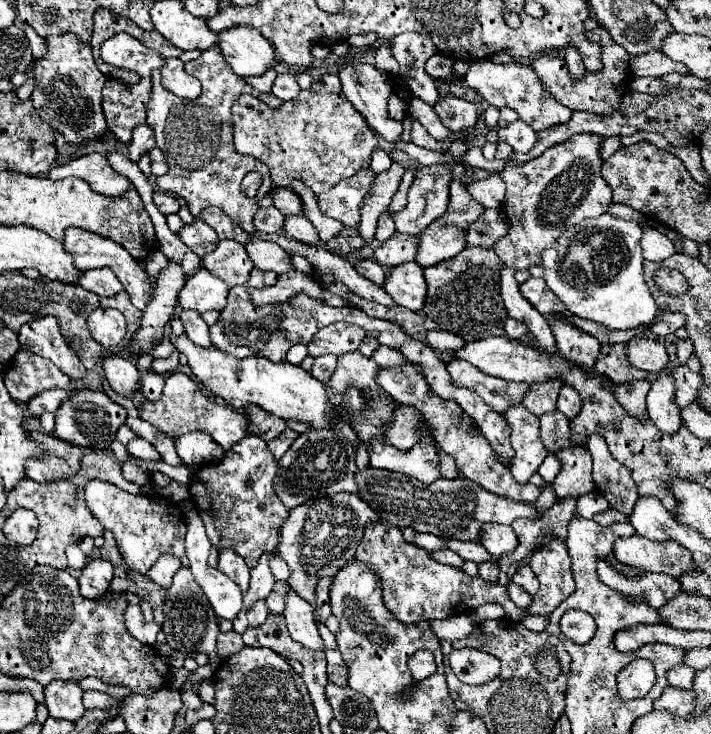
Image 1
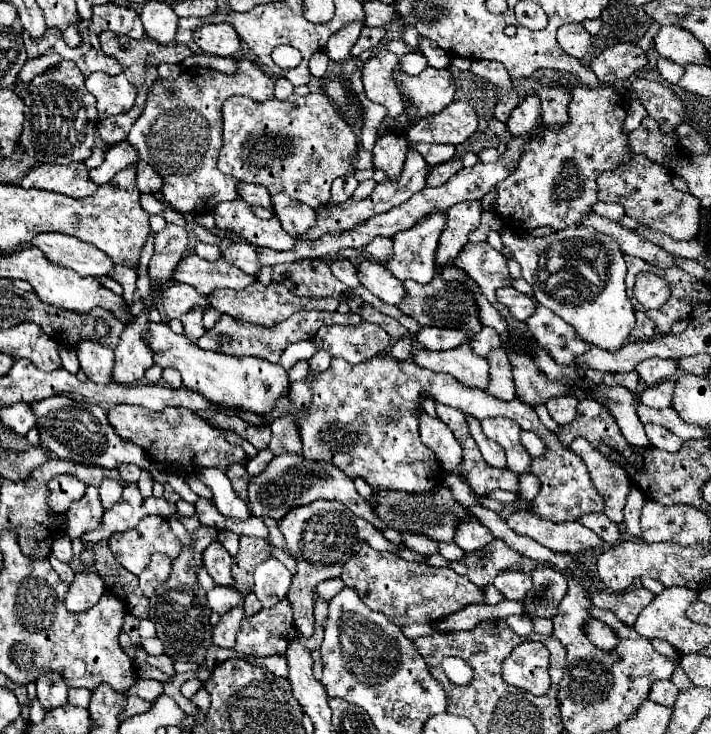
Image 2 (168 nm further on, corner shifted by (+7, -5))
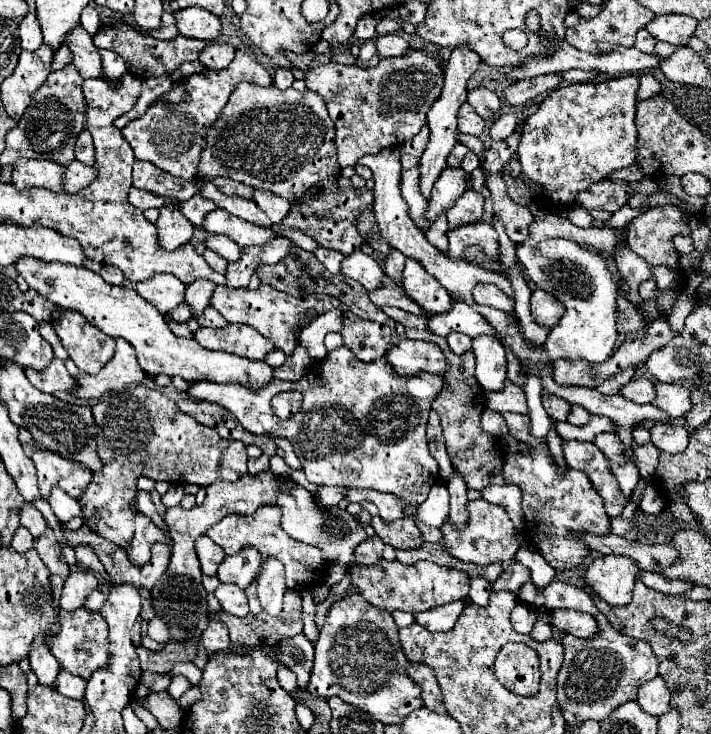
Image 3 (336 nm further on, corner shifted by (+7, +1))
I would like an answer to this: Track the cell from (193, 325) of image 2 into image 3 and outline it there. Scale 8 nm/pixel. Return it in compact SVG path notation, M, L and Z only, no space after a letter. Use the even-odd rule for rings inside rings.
M197 279L195 283L187 285L185 289L185 303L189 303L189 307L193 309L193 317L201 317L201 313L209 307L209 299L213 295L215 283L207 281L207 279Z

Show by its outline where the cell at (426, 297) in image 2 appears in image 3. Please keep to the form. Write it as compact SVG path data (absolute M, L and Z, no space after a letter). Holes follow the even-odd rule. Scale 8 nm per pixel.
M383 277L383 287L377 289L377 291L371 291L369 293L371 301L377 305L377 307L385 307L385 305L391 305L391 307L399 307L407 313L415 313L415 315L423 315L425 311L415 305L415 301L405 293L403 285L397 285L391 277Z

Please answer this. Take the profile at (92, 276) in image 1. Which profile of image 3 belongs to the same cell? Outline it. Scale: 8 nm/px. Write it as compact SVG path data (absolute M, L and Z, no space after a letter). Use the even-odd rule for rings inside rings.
M103 267L103 269L101 269L101 277L103 277L107 283L113 283L113 285L123 285L123 281L125 281L123 273L121 273L117 267Z

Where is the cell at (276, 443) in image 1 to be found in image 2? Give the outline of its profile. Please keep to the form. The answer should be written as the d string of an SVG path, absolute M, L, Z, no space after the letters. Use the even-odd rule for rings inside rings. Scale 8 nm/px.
M263 449L257 453L255 459L249 459L247 463L247 473L253 477L253 475L259 475L261 471L265 471L265 467L269 465L269 461L273 459L273 453L269 449Z

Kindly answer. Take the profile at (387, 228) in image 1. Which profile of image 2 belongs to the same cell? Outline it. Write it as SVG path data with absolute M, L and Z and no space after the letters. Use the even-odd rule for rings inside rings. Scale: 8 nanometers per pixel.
M377 237L377 239L373 239L373 241L365 247L365 251L367 251L369 255L373 255L375 261L387 263L387 261L393 257L393 241L391 241L391 239L385 239L385 237Z

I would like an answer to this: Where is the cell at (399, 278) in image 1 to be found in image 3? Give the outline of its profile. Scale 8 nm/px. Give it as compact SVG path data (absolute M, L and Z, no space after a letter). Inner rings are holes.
M355 251L353 255L345 257L345 261L341 263L341 271L343 275L359 281L367 291L381 287L385 277L381 265L371 255L365 255L363 251Z

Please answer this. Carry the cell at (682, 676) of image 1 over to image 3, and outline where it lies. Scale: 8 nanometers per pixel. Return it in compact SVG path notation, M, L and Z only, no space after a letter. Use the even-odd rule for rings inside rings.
M653 677L653 681L647 681L645 685L641 685L639 689L639 697L637 703L641 705L641 709L645 709L651 715L663 715L669 711L669 689L663 681L663 677Z

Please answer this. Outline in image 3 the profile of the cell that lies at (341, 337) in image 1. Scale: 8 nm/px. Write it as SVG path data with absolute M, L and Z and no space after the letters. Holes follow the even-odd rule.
M351 311L343 313L341 335L345 347L349 347L355 357L365 363L385 357L391 343L391 329L387 325L361 319Z

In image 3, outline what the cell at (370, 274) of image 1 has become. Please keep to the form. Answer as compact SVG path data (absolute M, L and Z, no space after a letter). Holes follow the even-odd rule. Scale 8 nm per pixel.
M319 247L313 251L317 255L317 259L325 265L325 269L333 275L339 275L341 273L341 261L345 259L343 253L337 253L333 249L325 249L325 247Z

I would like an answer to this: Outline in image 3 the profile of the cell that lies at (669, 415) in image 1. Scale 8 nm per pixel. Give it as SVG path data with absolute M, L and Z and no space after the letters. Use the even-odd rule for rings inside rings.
M655 423L649 429L649 433L651 433L653 445L667 453L685 451L687 441L689 441L689 431L681 425L671 425L671 423Z

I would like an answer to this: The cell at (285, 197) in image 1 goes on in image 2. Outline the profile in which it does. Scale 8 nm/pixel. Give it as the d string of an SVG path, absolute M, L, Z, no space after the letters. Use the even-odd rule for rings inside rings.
M239 183L237 185L237 195L239 195L239 199L243 199L249 205L271 209L271 197L267 195L265 187L257 187L253 183Z

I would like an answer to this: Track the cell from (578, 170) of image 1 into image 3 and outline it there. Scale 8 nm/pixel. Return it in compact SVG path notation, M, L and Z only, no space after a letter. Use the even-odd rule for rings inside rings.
M625 75L603 83L573 83L551 91L537 113L529 115L521 127L517 149L523 175L539 189L529 187L521 177L503 175L509 199L529 207L537 197L549 197L556 204L571 207L581 189L605 179L615 169L633 165L637 159L637 87L637 75Z

